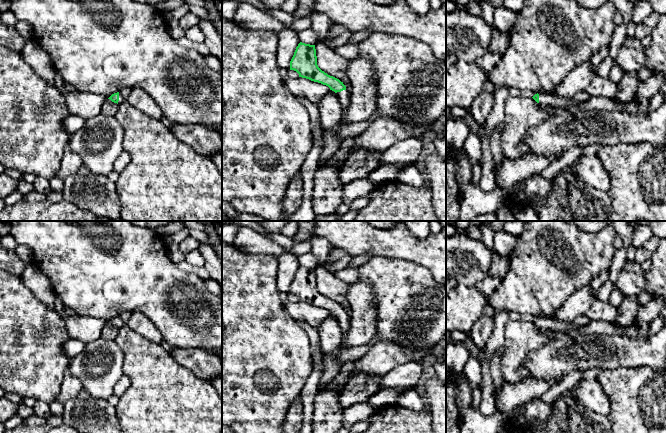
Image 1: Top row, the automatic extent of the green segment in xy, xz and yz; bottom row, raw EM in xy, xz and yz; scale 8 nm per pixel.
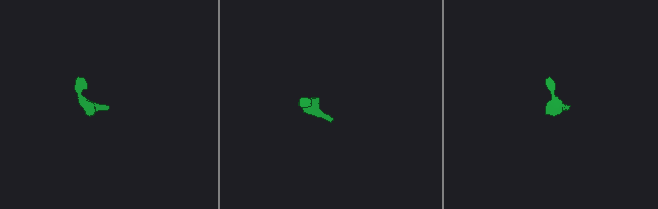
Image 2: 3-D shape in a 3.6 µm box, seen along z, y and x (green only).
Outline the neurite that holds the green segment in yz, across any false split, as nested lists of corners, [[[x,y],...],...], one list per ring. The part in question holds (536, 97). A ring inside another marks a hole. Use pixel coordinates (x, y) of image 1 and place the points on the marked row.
[[[537,93],[532,98],[541,106],[547,105],[561,108],[571,113],[576,113],[580,110],[624,111],[639,114],[651,113],[649,109],[651,99],[641,99],[639,101],[634,99],[628,103],[617,103],[611,98],[590,96],[586,101],[577,102],[573,98],[560,98],[555,95],[544,93]]]

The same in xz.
[[[300,42],[290,61],[290,70],[296,71],[299,74],[299,77],[321,83],[334,91],[339,97],[342,105],[341,122],[343,124],[350,124],[344,121],[346,110],[350,105],[350,95],[348,90],[343,82],[328,75],[318,67],[315,45]]]

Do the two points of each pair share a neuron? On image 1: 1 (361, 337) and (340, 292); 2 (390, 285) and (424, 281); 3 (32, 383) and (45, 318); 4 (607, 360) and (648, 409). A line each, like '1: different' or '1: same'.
1: different
2: same
3: same
4: different

